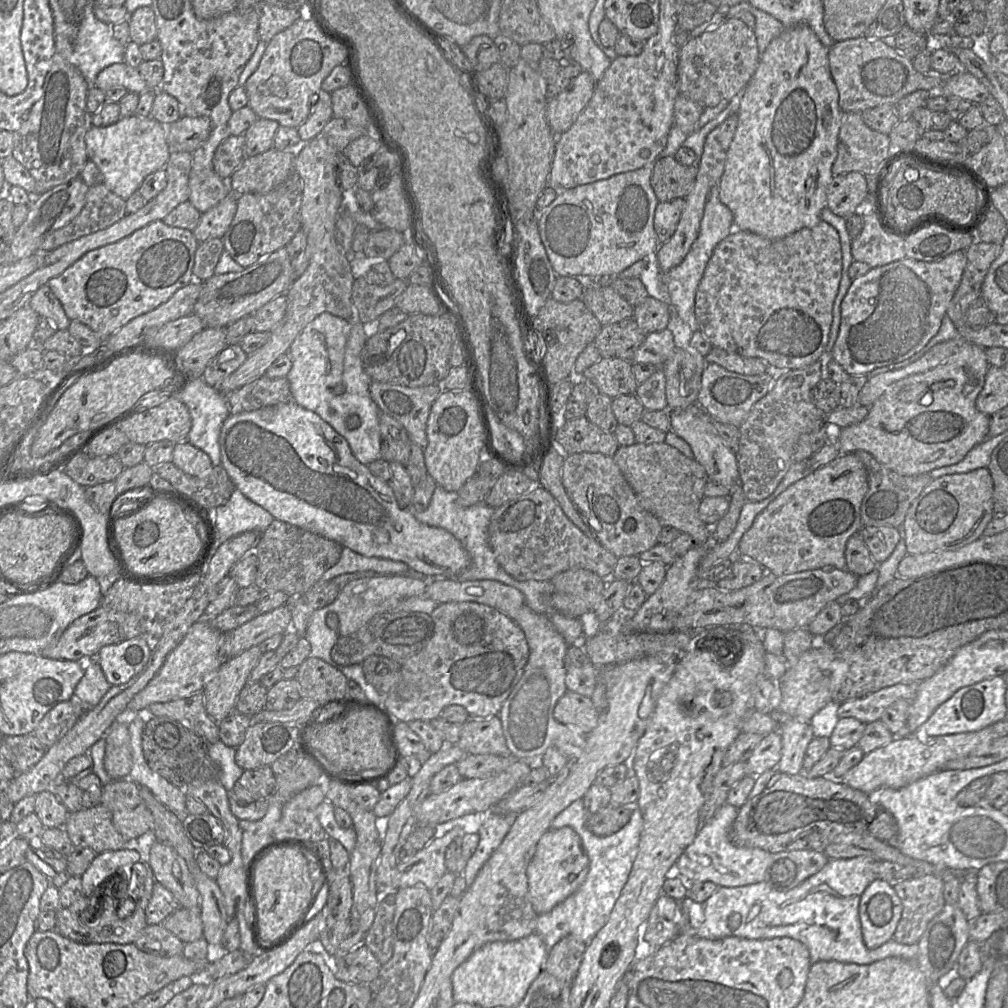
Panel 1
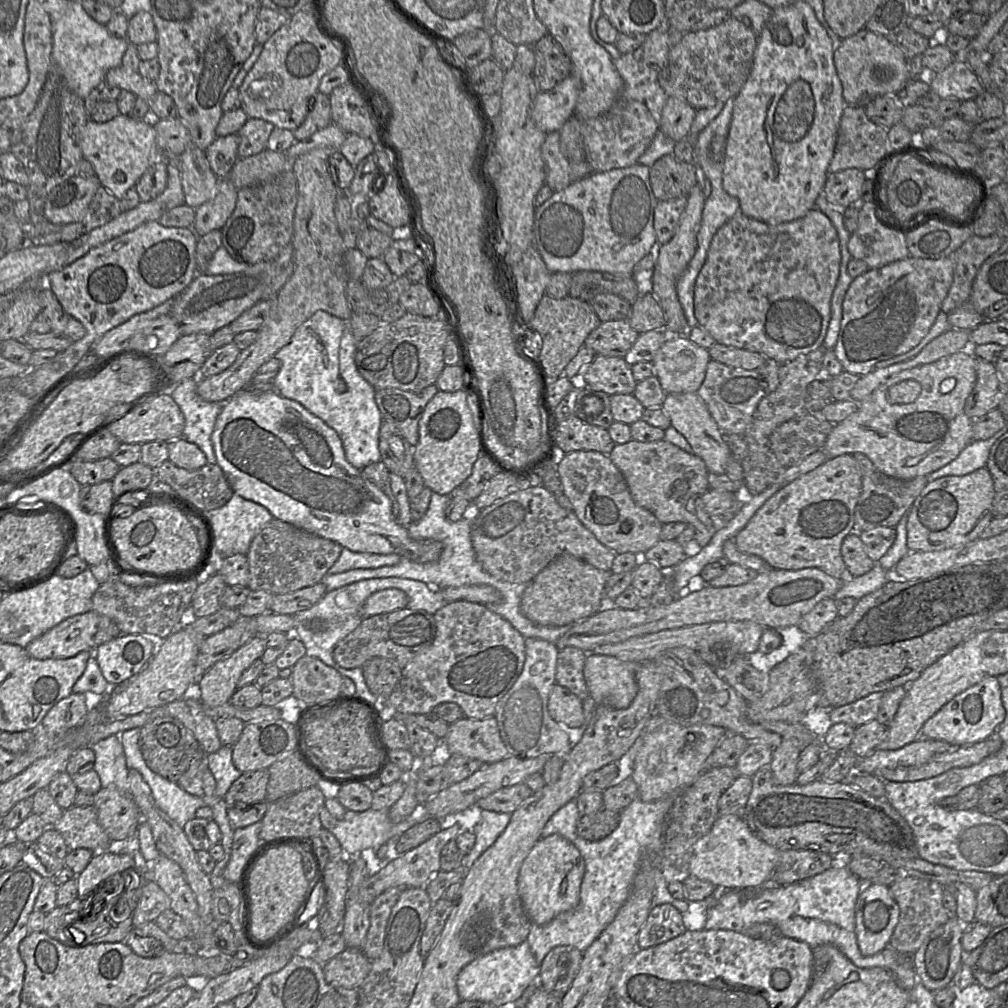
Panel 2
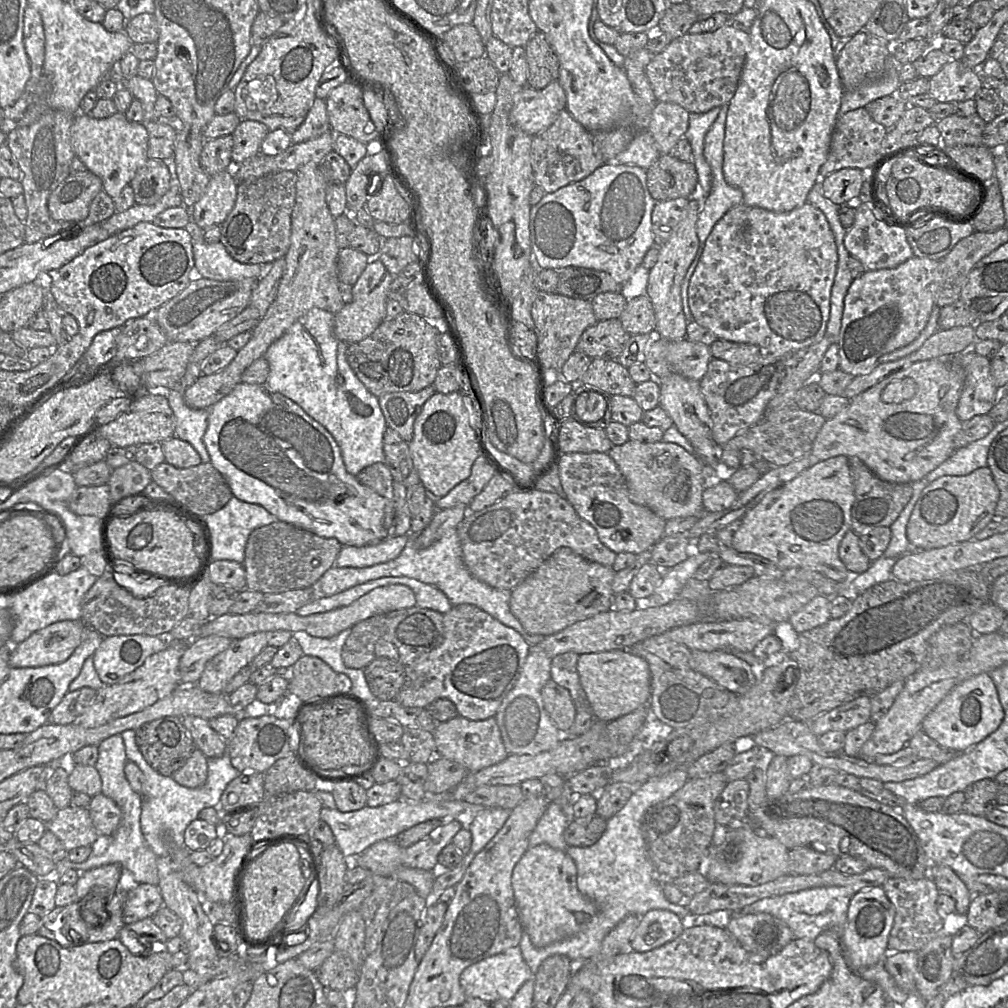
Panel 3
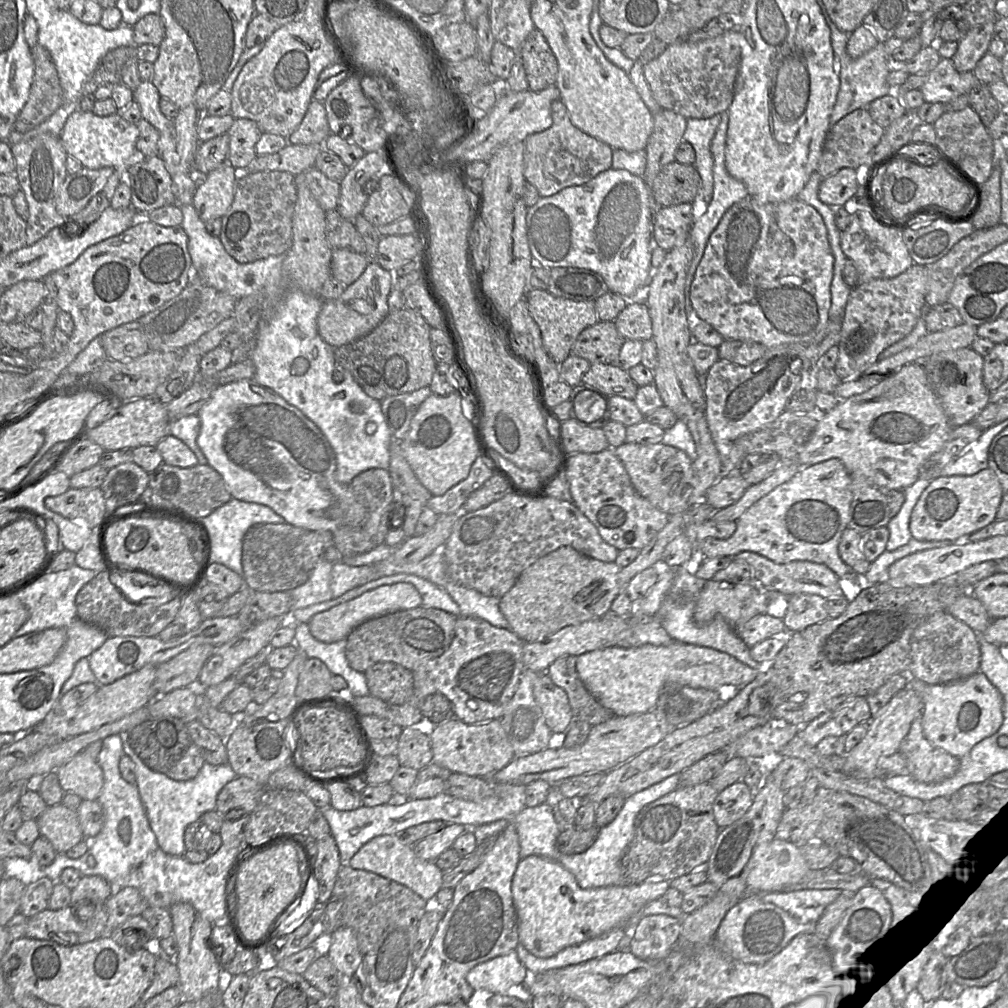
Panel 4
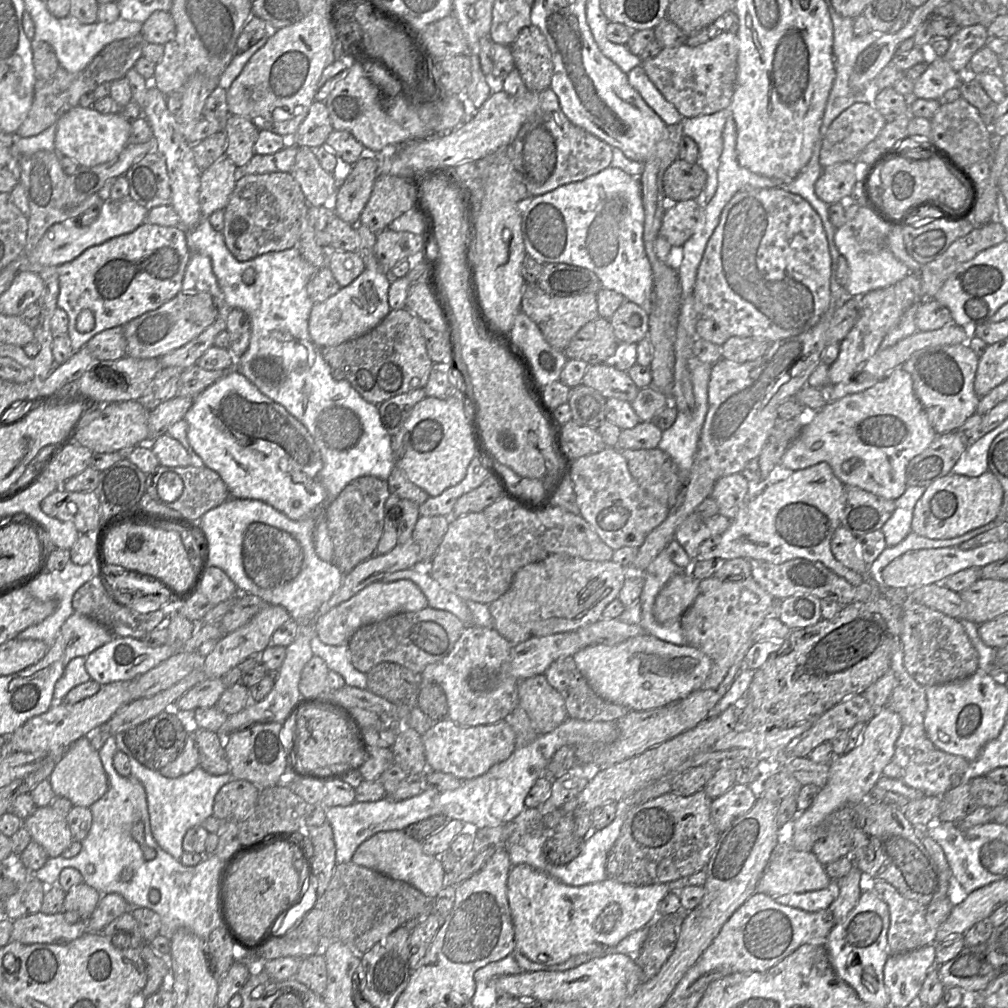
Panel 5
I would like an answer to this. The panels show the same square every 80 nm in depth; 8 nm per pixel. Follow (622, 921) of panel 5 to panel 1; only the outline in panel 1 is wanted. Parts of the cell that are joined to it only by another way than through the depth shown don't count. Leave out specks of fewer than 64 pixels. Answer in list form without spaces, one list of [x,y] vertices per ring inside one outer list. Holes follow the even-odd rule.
[[[571,827],[548,829],[538,841],[526,871],[529,899],[535,912],[547,913],[564,901],[581,886],[588,871],[589,858],[580,836]]]

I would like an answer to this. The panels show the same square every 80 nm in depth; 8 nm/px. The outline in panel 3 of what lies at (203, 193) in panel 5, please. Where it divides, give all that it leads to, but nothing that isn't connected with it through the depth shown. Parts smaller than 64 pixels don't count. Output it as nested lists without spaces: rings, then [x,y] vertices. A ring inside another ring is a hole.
[[[233,169],[210,176],[204,194],[190,209],[192,220],[202,230],[221,225],[235,206],[237,188]]]

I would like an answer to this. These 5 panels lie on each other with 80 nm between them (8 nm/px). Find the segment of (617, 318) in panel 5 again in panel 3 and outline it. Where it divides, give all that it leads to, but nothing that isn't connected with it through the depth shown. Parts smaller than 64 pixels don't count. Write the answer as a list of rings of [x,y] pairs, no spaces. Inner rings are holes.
[[[647,295],[628,300],[619,319],[623,328],[630,335],[655,335],[656,317],[653,305]]]

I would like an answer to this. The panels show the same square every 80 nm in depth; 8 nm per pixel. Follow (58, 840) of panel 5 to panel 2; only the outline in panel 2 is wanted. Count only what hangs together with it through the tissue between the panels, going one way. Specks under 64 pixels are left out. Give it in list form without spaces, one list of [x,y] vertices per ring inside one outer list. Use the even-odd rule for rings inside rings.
[[[75,806],[64,810],[61,818],[52,826],[64,838],[70,850],[87,848],[93,852],[107,851],[111,840],[98,822],[97,810],[94,806]]]

